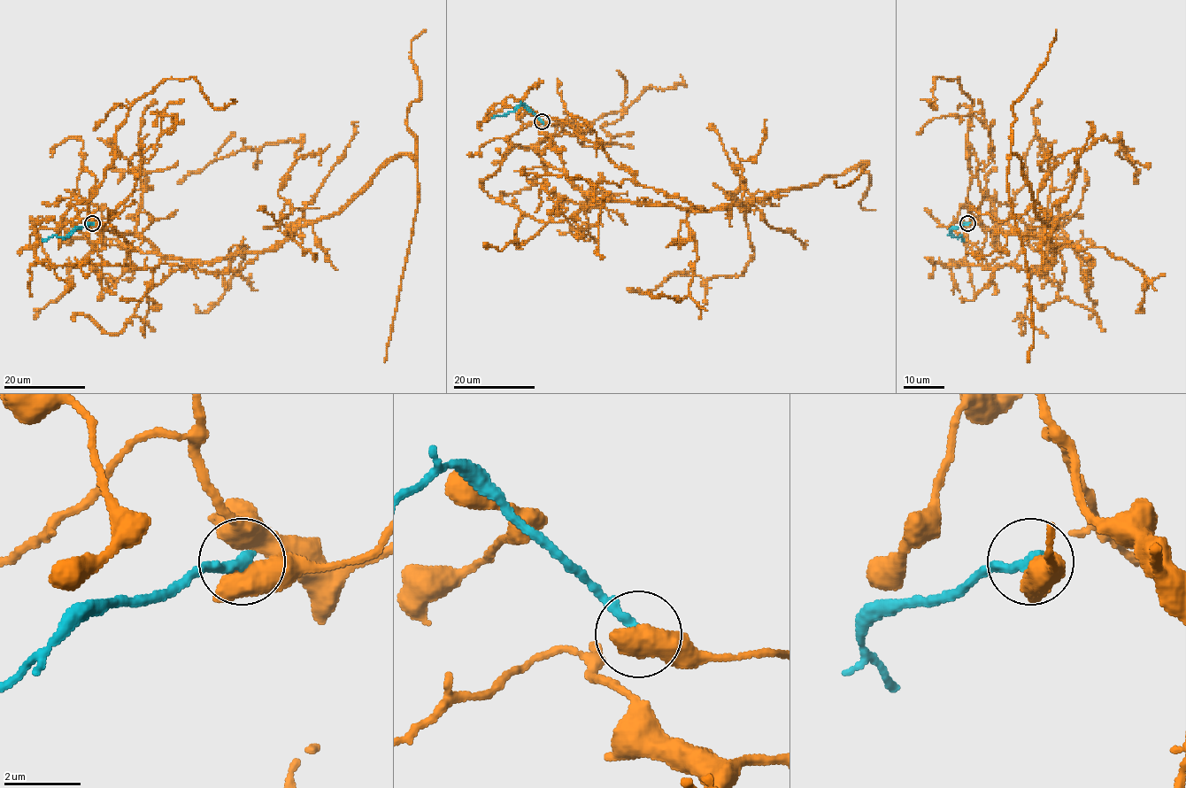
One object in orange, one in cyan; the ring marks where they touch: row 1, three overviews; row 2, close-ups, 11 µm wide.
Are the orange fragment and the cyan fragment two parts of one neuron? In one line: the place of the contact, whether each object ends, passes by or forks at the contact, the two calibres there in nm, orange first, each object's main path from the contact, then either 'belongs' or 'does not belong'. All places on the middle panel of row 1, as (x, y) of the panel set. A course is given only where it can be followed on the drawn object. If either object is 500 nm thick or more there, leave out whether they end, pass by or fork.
at (542, 121); 750 nm thick on the orange side, 320 nm on the other; orange runs (542, 122), (562, 127), (550, 139), (563, 172), (599, 198), (724, 209), (866, 161), (850, 183), (834, 181); cyan runs (542, 121), (522, 104), (512, 112), (492, 117); does not belong

